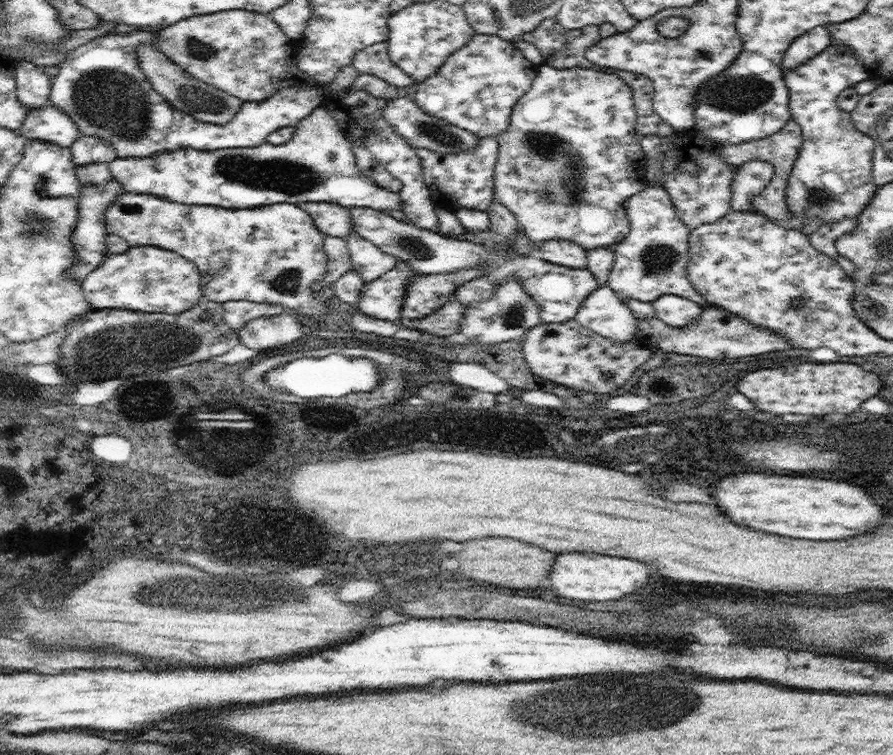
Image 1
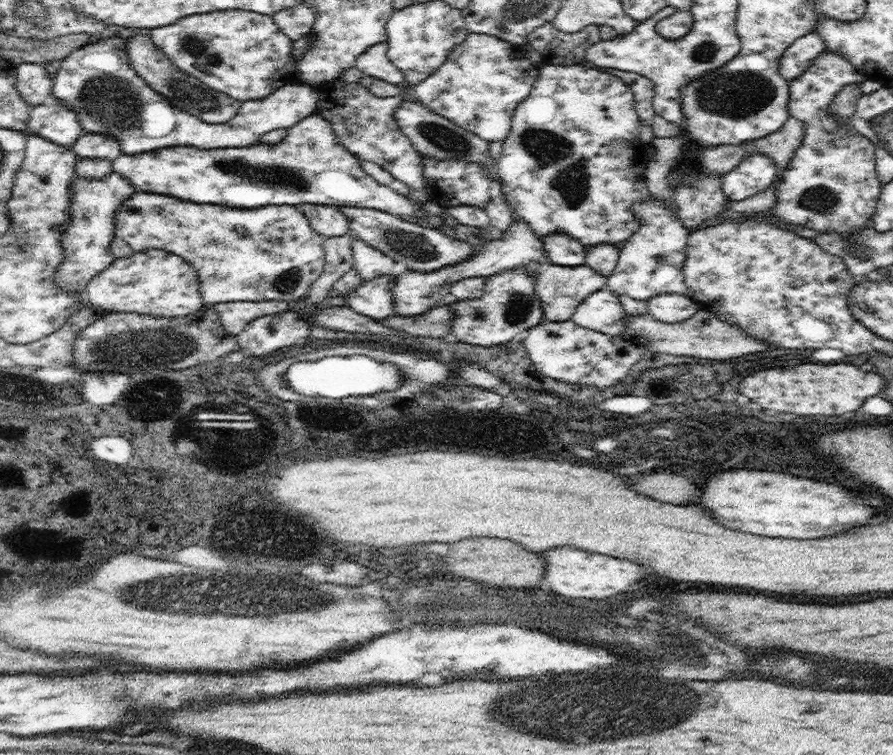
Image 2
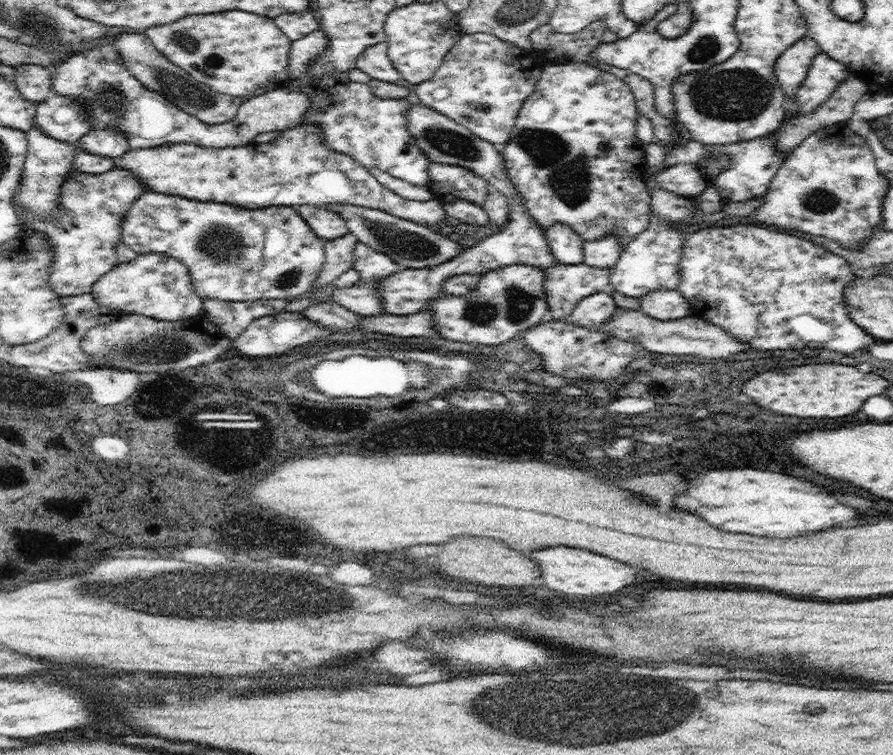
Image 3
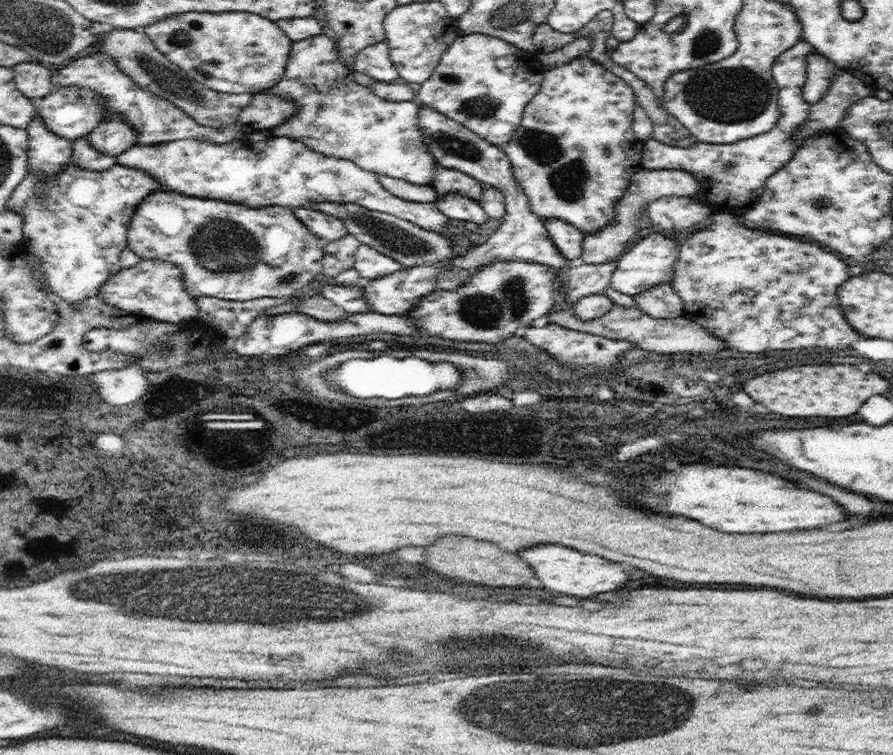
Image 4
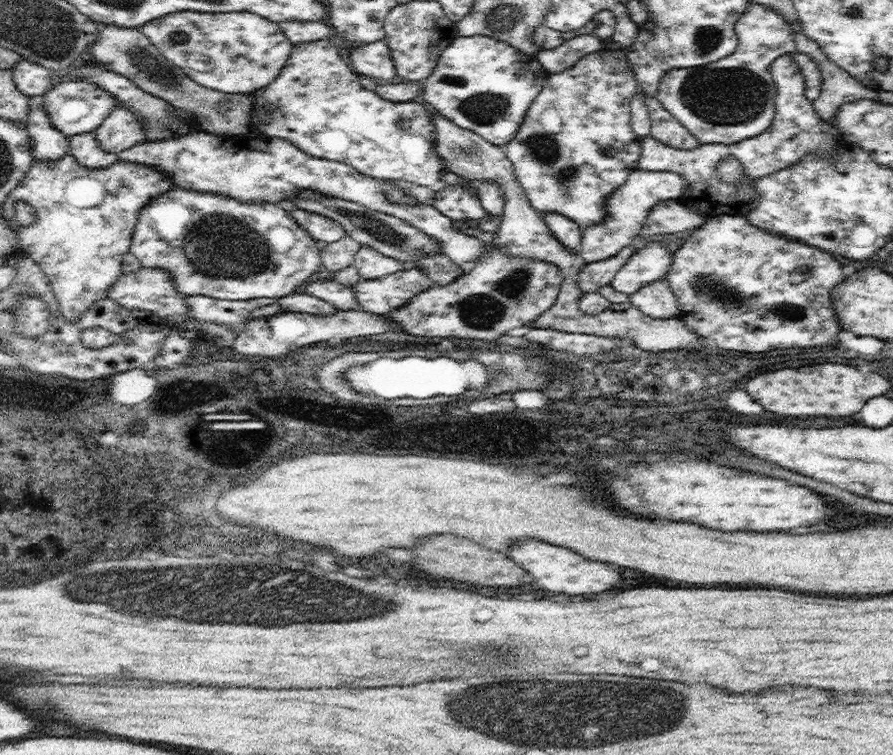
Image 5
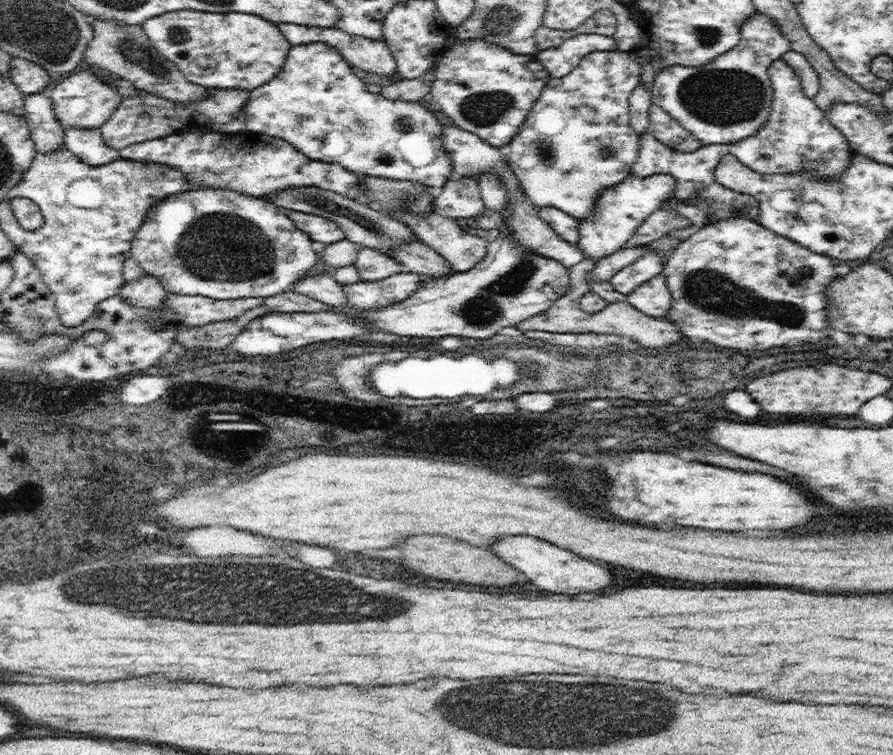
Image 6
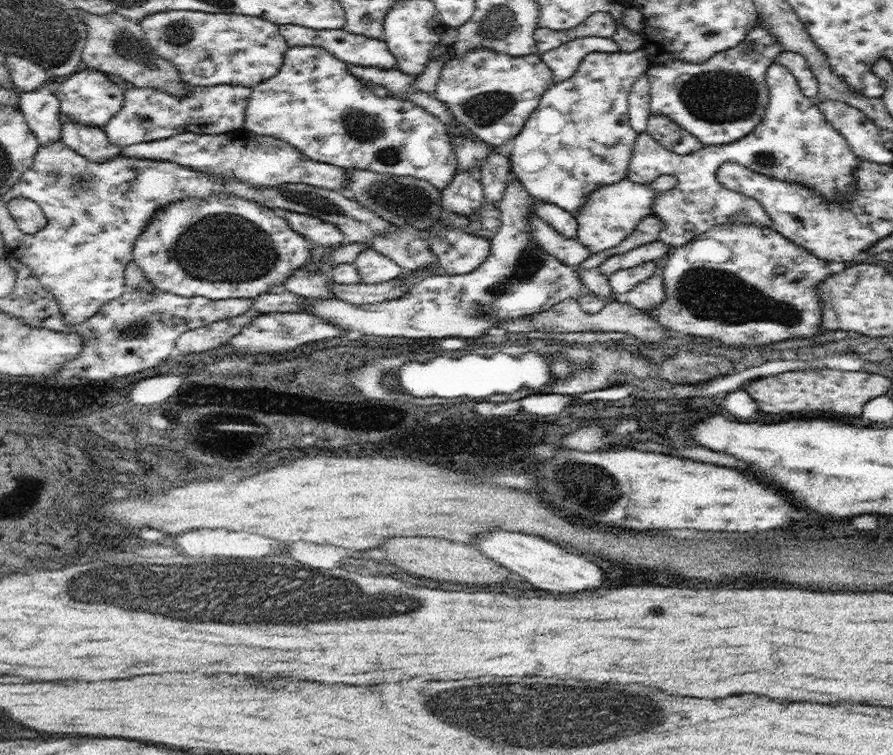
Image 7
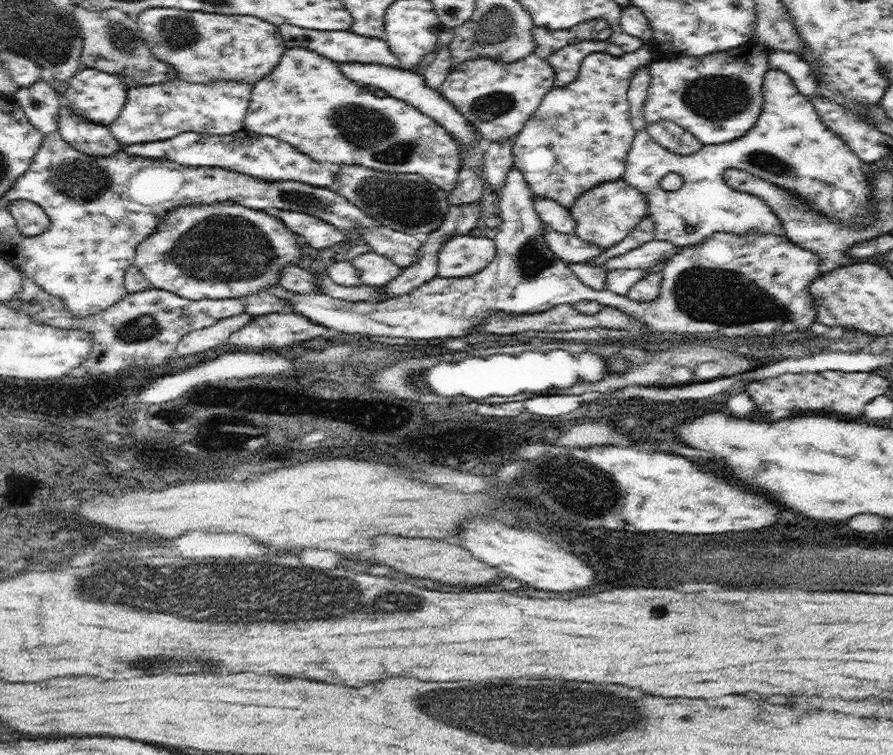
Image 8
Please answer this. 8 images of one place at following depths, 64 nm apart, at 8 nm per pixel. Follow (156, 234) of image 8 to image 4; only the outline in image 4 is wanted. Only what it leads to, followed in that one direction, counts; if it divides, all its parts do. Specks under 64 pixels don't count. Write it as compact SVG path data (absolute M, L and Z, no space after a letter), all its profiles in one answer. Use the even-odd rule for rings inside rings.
M158 190L138 204L127 233L127 248L141 260L169 260L181 268L185 289L196 298L209 296L247 301L264 296L294 296L323 269L319 238L290 209L280 205L250 208L225 200L199 199L181 192Z

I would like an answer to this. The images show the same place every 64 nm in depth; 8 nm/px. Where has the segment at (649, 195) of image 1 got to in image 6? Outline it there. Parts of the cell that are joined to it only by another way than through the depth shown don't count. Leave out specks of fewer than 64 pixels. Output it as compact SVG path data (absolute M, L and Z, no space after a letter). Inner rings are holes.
M652 250L643 258L635 260L634 264L620 270L609 281L616 292L630 294L642 283L663 272L666 256L667 254L660 250Z

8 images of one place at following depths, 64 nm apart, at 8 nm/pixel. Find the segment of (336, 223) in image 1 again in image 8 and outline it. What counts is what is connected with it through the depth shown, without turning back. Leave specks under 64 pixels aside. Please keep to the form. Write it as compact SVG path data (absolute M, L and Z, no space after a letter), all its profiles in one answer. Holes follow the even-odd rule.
M277 210L275 213L292 232L314 249L327 249L346 239L343 231L317 216L291 210Z

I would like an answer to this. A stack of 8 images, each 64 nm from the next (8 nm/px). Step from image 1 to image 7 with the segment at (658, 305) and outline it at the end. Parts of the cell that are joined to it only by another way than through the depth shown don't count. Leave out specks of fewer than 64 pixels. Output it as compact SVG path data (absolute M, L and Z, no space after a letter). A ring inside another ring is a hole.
M656 271L650 278L639 282L631 291L625 292L620 299L630 303L642 312L653 311L665 299L663 275Z

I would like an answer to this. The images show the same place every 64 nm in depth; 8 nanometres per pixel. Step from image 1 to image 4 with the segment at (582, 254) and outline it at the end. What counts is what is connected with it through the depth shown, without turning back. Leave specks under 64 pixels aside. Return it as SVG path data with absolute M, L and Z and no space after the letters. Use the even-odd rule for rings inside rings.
M548 219L545 222L545 228L554 246L558 248L562 256L565 256L565 259L570 262L574 258L581 257L584 237L582 231L562 219Z

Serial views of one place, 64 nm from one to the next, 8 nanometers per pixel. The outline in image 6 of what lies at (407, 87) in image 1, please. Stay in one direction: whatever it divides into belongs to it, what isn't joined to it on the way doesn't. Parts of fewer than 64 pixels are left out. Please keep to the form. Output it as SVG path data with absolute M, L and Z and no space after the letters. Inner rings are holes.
M282 22L278 24L282 34L292 46L300 44L309 44L316 42L324 42L330 47L336 48L338 52L349 62L349 64L356 68L361 68L366 72L373 72L374 74L382 74L382 76L391 76L392 73L397 72L397 64L394 57L391 55L390 49L385 42L378 40L368 40L366 38L352 36L346 32L342 32L338 27L322 28L318 26L302 26L300 24L292 24L290 22Z

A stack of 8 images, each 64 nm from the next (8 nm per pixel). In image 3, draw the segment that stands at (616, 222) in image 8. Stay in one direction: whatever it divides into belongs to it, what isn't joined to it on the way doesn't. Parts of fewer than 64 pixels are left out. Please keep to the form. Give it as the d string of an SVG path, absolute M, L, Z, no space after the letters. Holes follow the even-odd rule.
M690 163L666 167L644 181L651 195L657 188L663 188L680 196L695 196L695 194L702 194L707 187L706 178L696 166ZM606 235L583 244L583 262L591 267L613 267L623 251L624 238Z

